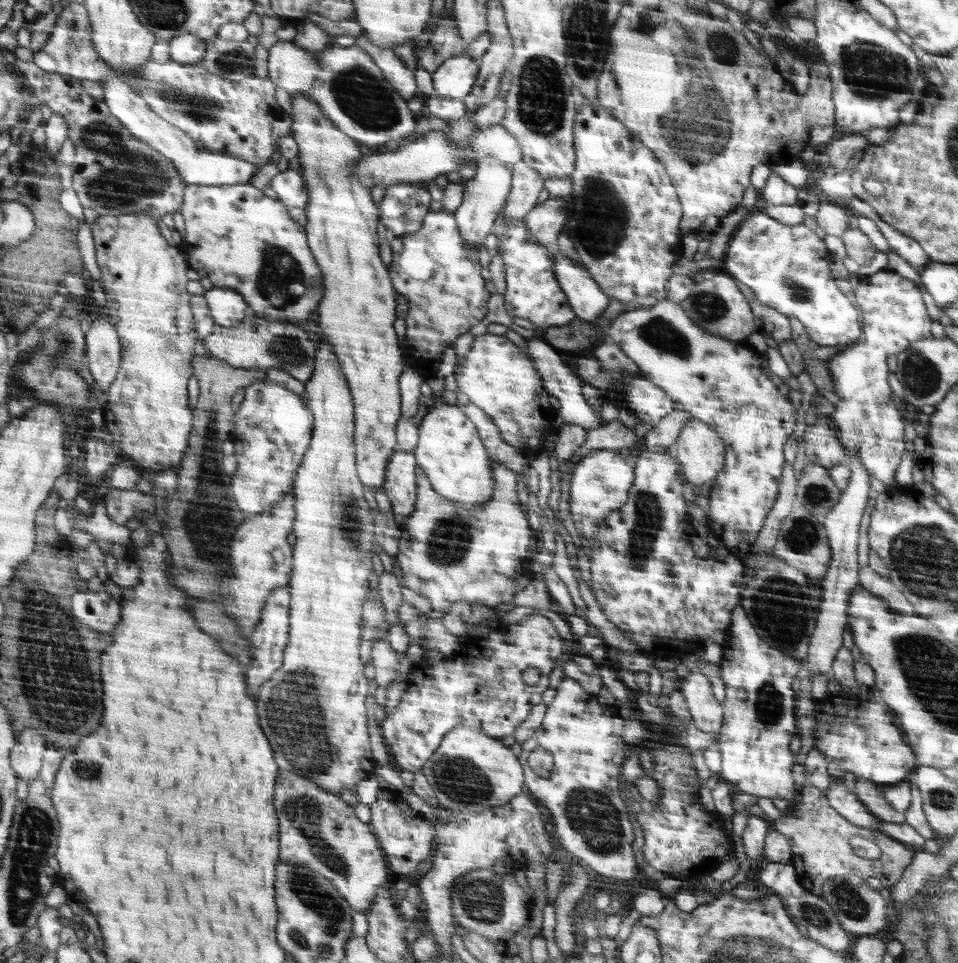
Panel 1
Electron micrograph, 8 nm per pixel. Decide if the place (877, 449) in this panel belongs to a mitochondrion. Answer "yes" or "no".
yes

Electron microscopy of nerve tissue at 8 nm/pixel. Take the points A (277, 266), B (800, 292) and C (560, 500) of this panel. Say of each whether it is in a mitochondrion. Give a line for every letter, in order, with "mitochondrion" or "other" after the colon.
A: mitochondrion
B: mitochondrion
C: other

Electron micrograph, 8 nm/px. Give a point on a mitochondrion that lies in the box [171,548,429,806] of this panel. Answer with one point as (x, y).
(307, 746)

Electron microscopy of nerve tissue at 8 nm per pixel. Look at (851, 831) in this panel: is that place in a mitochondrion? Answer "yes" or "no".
no

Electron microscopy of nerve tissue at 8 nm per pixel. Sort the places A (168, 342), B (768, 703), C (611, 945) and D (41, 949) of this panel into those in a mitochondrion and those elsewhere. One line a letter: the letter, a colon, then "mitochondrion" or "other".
A: mitochondrion
B: mitochondrion
C: other
D: other

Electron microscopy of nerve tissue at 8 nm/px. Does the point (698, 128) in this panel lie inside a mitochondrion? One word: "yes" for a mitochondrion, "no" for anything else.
yes

